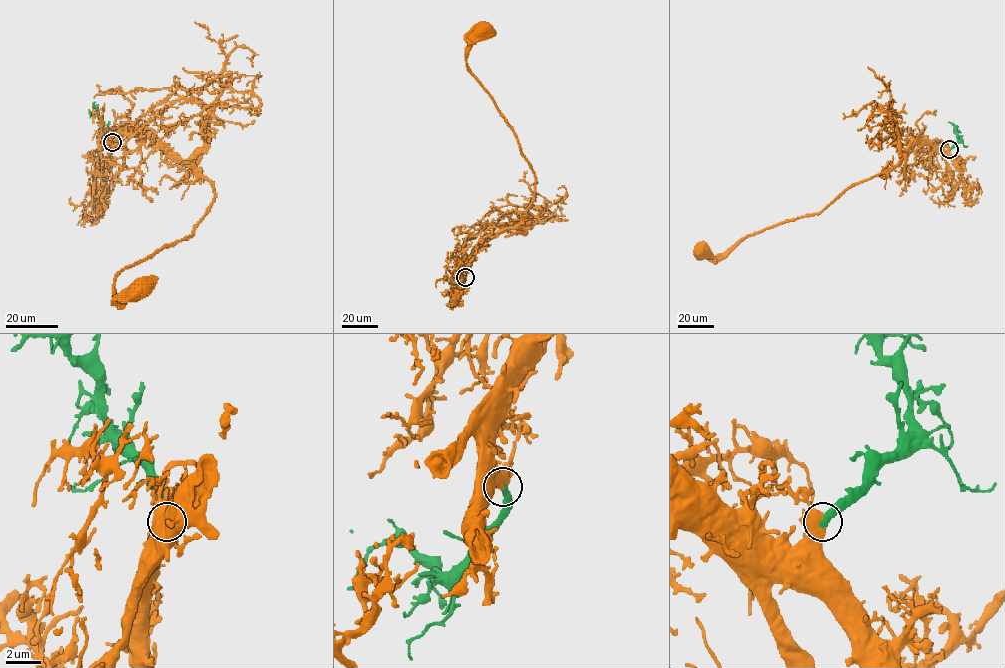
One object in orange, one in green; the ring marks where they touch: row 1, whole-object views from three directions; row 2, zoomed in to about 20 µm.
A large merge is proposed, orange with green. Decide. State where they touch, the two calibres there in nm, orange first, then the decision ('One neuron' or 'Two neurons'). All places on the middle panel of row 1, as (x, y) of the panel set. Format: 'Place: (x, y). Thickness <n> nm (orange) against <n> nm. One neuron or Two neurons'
Place: (465, 277). Thickness 550 nm (orange) against 480 nm. One neuron

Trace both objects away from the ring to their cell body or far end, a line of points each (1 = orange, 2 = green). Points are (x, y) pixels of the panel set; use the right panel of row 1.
1: (949, 150), (916, 143), (892, 169), (853, 184), (819, 212), (747, 235), (717, 257), (706, 257), (700, 250)
2: (949, 150), (958, 140), (958, 135), (948, 121)

